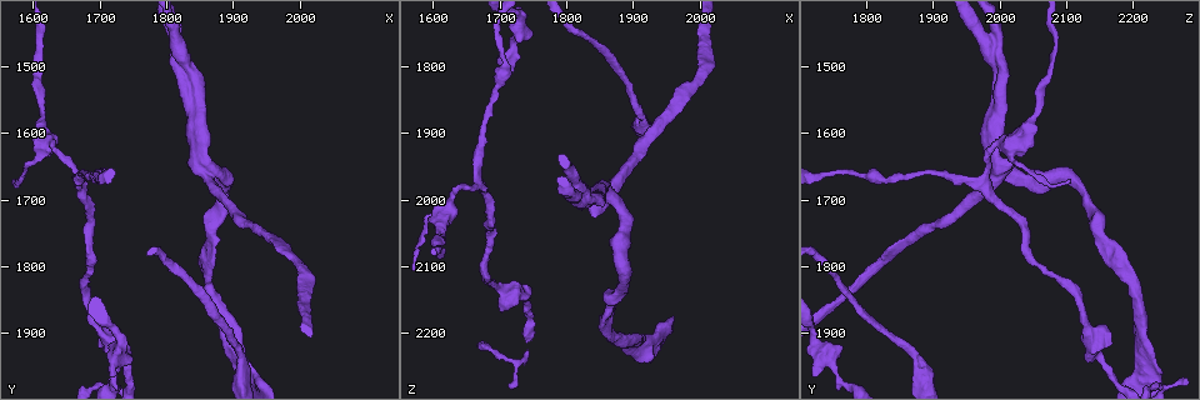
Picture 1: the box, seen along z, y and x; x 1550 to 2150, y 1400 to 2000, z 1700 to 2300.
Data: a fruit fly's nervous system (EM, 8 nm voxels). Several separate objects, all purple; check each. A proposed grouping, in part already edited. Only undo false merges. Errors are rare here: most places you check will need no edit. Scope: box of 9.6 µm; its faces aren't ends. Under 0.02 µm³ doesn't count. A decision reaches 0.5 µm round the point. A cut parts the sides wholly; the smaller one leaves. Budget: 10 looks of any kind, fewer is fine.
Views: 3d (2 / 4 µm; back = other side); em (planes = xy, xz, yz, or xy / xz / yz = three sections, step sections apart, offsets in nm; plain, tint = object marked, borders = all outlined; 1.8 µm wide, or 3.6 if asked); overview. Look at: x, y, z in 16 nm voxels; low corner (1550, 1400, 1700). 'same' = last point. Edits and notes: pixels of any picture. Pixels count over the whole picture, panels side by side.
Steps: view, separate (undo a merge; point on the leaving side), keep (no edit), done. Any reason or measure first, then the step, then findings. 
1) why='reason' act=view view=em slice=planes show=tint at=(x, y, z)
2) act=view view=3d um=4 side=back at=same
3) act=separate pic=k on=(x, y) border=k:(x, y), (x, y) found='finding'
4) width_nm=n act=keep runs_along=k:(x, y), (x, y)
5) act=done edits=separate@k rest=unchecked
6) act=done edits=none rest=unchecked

why='thick turns thin' act=view view=3d um=2 at=(1910, 1930, 1870)

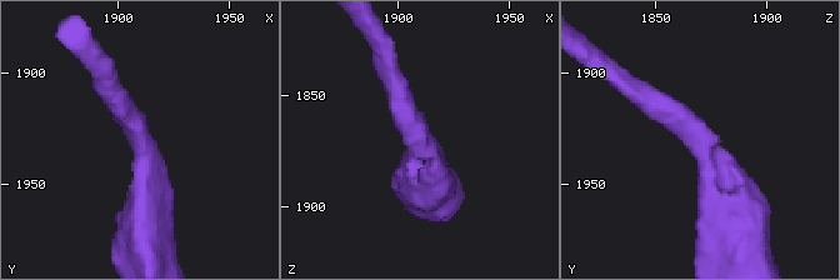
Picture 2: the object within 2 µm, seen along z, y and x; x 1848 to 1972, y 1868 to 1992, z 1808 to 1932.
arm_widths_nm=160,380 why='need the tissue' act=view view=em slice=yz step=4 show=tint at=(1909, 1930, 1869)

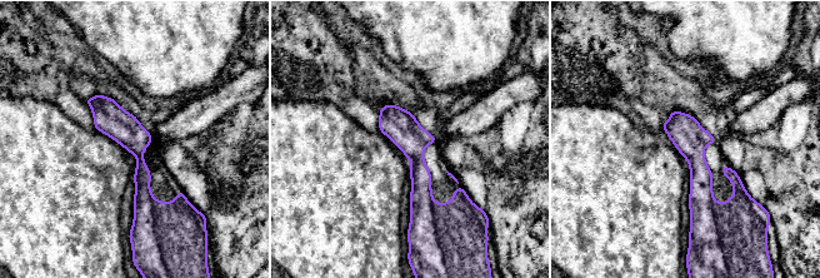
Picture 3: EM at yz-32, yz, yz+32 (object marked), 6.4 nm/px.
why='cut it another way' act=view view=em slice=xz step=8 show=tint at=same

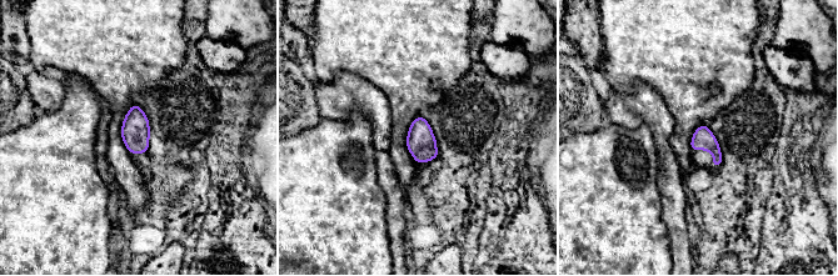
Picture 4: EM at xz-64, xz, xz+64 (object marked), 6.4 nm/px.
act=keep found='continuous, no second neuron'

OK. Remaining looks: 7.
why='branch point' act=view view=3d um=2 at=(1870, 1655, 1995)

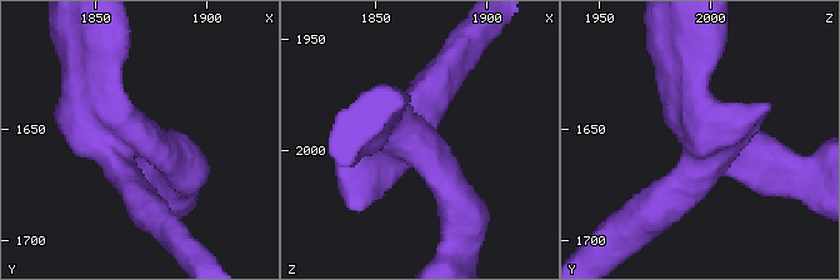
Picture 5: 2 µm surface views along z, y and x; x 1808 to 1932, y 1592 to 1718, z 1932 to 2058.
why='now the EM' act=view view=em slice=planes show=tint at=(1870, 1656, 1999)

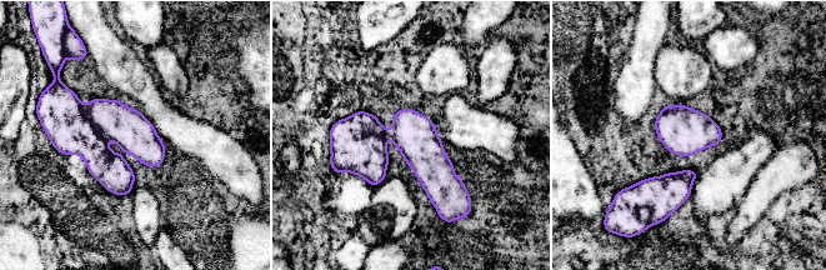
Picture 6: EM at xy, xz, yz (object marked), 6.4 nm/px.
width_nm=280 act=separate pic=6 on=(60, 111) part_leaving=6:(71, 96), (73, 128), (126, 191) found='a second neuron is stuck on'

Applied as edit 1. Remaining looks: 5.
why='redraw' act=view view=overview

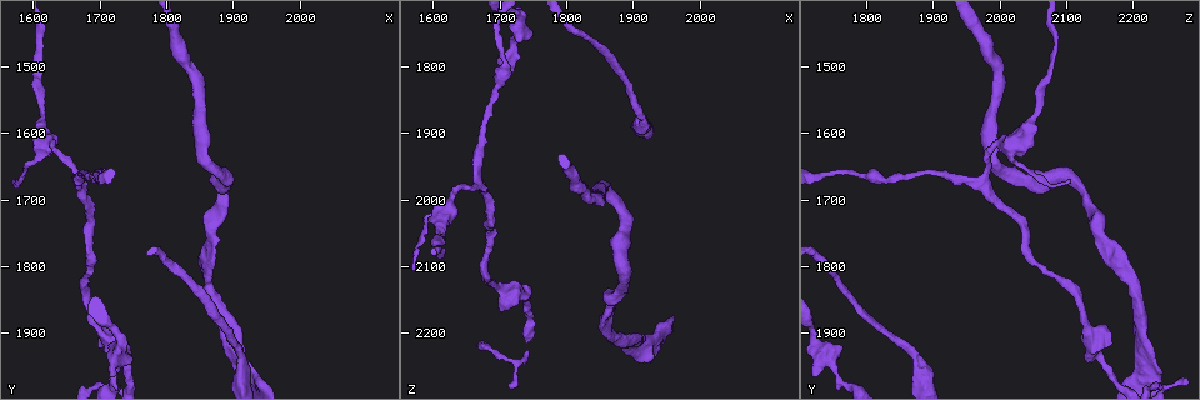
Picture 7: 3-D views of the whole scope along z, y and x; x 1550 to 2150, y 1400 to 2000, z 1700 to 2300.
why='sudden change in width' act=view view=3d um=2 at=(1740, 1945, 2155)

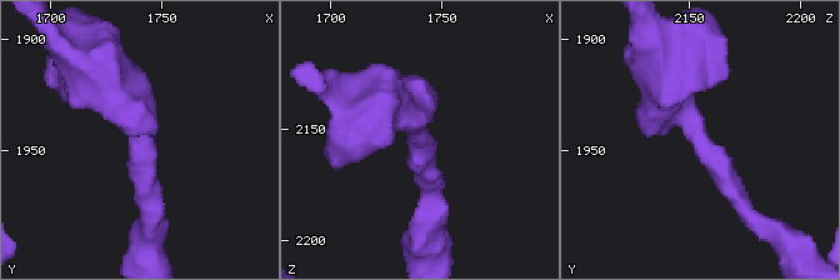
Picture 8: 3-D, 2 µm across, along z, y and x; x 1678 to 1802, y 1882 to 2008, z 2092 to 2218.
arm_widths_nm=170,320 why='shape alone is not enough' act=view view=em slice=planes show=tint at=(1740, 1941, 2155)

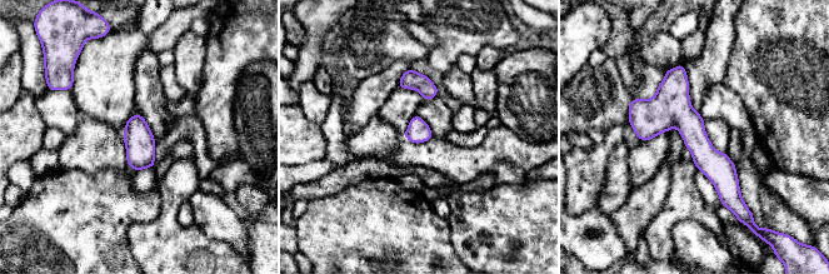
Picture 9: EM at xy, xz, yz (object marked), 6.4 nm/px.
width_nm=150 act=keep runs_along=9:(670, 71), (674, 108), (738, 199) found='all the same neuron'

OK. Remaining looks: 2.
why='three arms meet' act=view view=3d um=4 at=(1915, 1945, 2215)

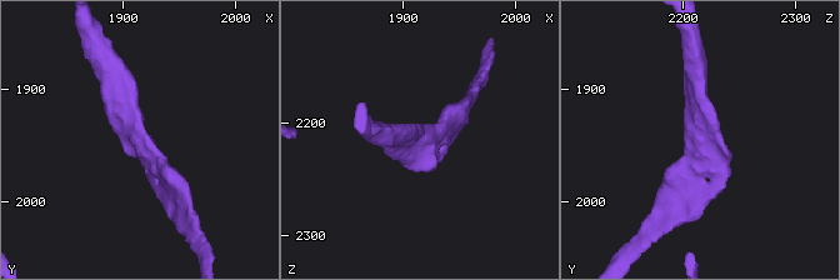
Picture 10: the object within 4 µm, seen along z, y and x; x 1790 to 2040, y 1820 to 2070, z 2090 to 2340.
act=view view=em slice=xz step=4 show=tint at=(1918, 1946, 2212)

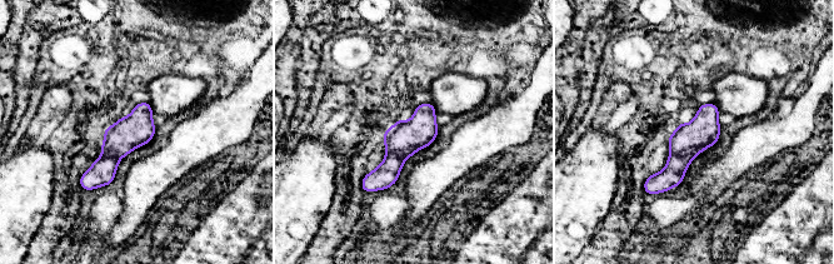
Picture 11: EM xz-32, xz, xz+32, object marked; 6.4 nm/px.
act=keep runs_along=11:(712, 106), (705, 126), (650, 190) found='one neuron here'

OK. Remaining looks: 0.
act=done edits=separate@6 rest=unchecked

